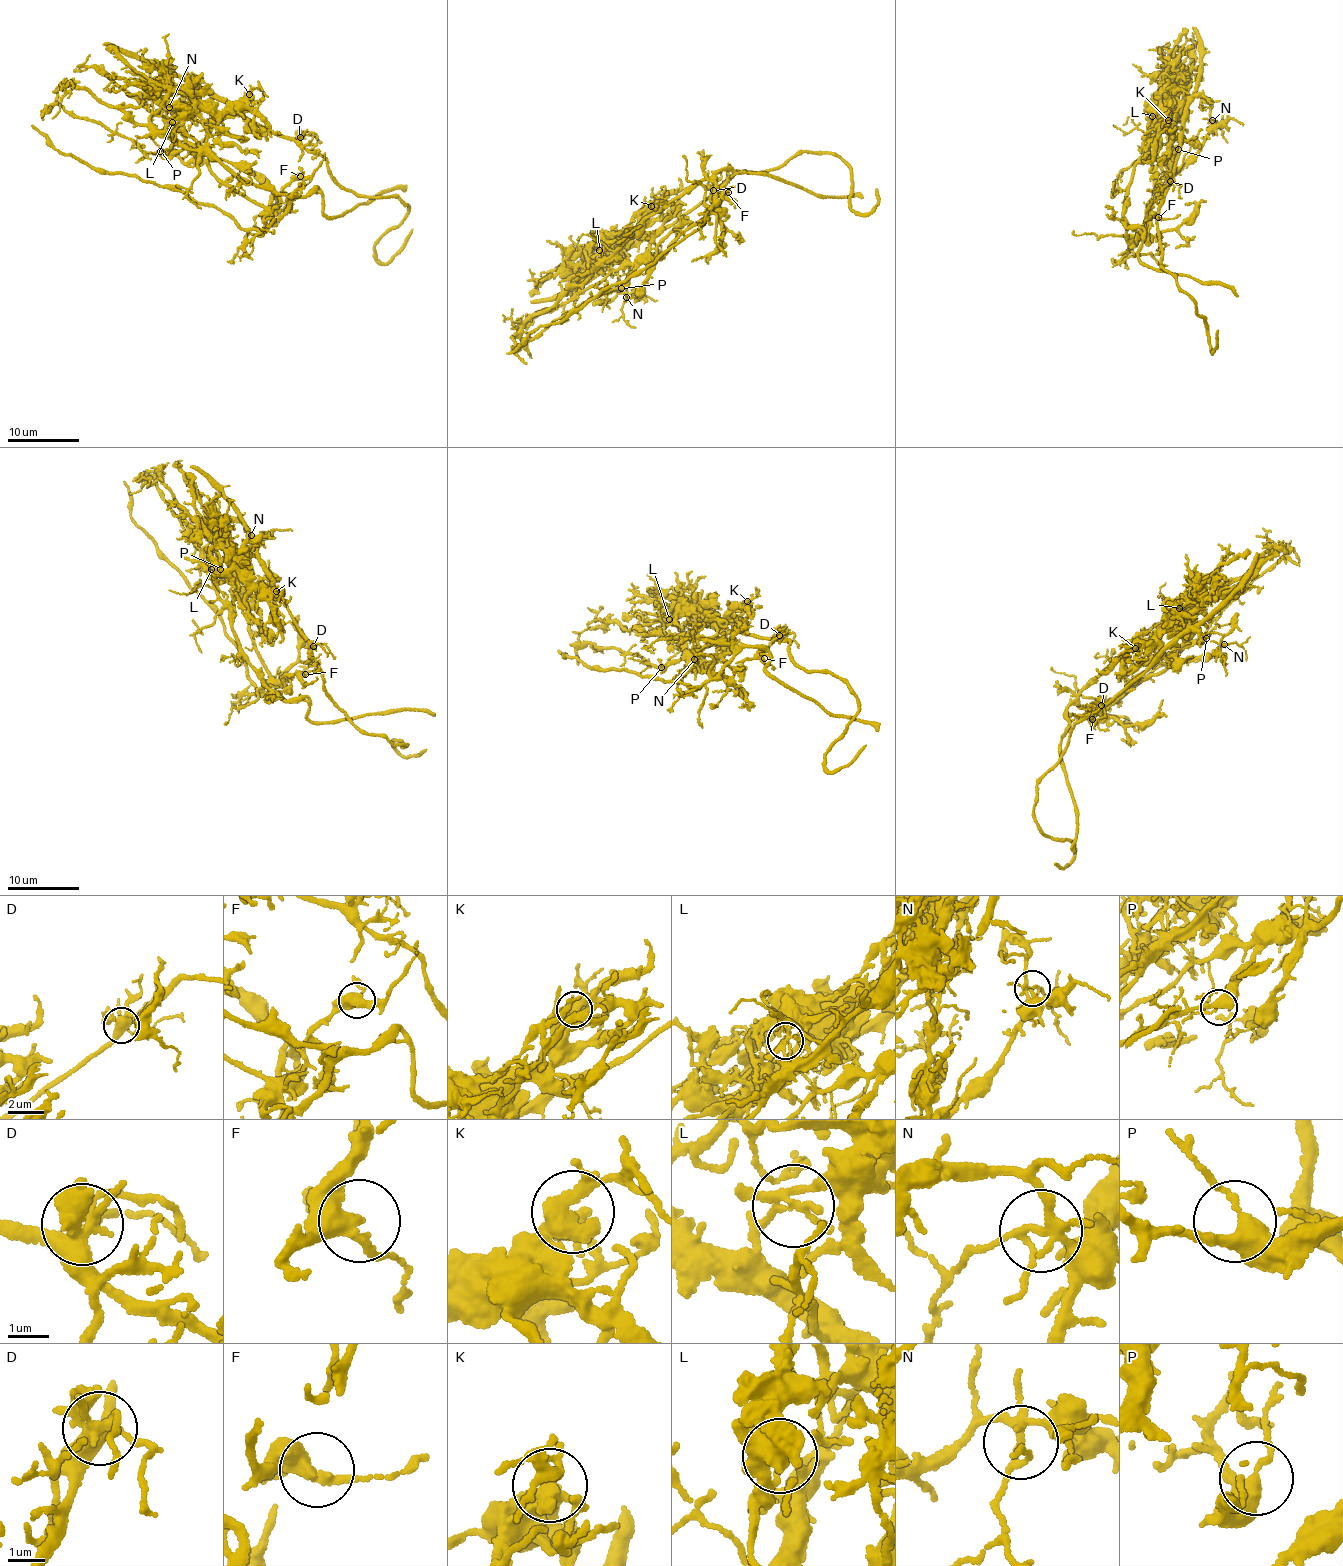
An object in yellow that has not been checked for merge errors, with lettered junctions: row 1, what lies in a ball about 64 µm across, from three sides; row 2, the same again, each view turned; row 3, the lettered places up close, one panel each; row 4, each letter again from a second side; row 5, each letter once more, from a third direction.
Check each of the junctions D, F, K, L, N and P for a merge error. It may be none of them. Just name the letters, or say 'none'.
L

